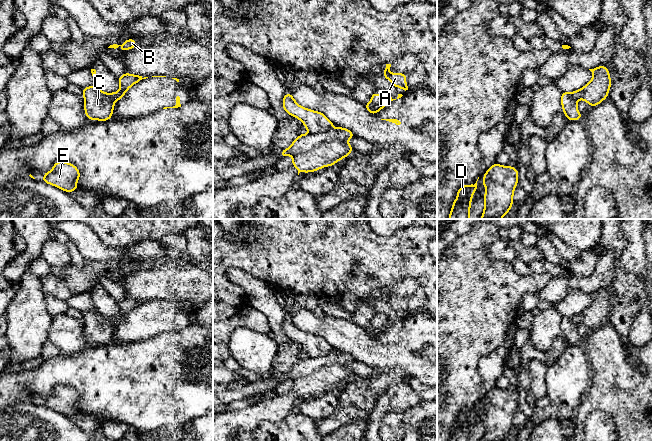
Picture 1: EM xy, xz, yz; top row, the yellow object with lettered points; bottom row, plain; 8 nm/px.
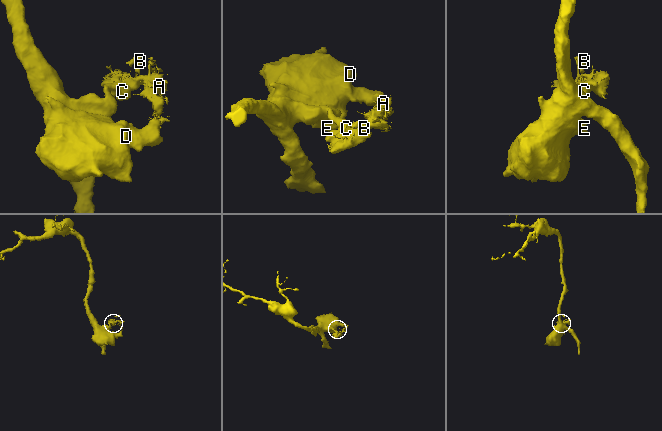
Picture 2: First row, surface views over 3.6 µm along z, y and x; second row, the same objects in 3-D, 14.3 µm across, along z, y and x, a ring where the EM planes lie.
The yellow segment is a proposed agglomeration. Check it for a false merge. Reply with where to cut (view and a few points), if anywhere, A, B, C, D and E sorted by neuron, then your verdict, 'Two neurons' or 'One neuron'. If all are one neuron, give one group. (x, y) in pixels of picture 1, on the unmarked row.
Split along xz (331, 352), (321, 356), (310, 357). Groups: A B / C D E. Two neurons

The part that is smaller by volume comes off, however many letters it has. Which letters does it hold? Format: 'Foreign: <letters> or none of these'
Foreign: A, B

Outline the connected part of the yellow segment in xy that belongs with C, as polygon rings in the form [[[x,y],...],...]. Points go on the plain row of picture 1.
[[[91,310],[83,312],[85,339],[90,344],[106,345],[112,341],[114,326],[100,313]]]

